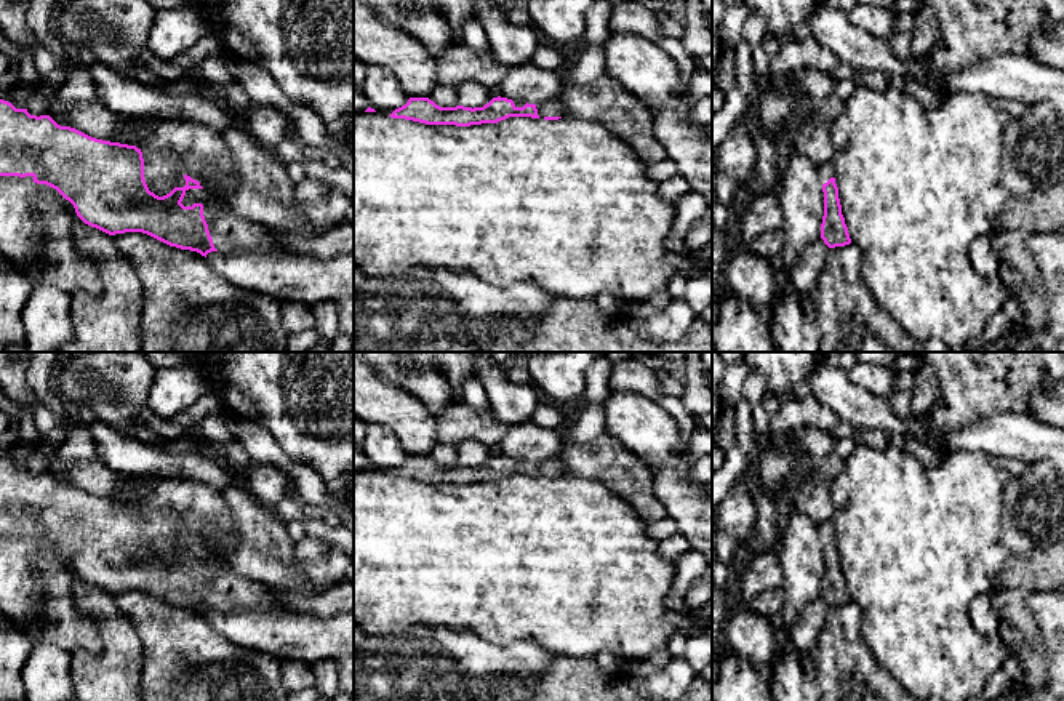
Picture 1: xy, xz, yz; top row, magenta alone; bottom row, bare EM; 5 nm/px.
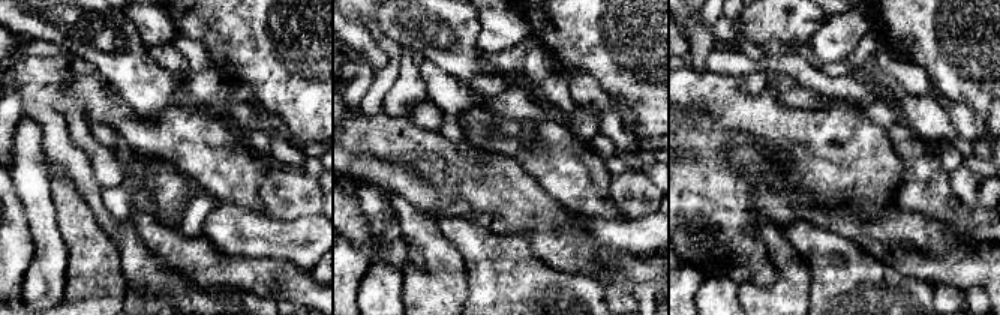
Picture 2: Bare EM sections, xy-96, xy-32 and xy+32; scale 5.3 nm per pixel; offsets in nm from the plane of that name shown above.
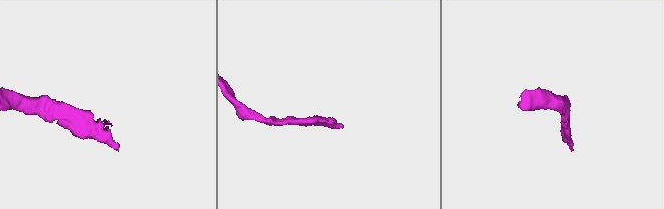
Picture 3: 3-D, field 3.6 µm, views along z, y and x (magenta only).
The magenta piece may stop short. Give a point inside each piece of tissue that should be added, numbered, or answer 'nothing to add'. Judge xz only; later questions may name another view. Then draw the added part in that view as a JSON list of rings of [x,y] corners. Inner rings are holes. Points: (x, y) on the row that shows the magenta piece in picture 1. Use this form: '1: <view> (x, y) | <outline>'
1: xz (554, 108) | [[[557,99],[536,104],[536,109],[538,109],[539,118],[544,118],[544,117],[562,117],[562,118],[565,118],[566,117],[563,104]]]

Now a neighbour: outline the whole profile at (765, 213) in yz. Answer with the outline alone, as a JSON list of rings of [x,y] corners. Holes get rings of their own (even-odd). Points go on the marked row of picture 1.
[[[776,194],[757,197],[741,216],[741,248],[758,235],[778,229],[784,229],[781,197]]]

